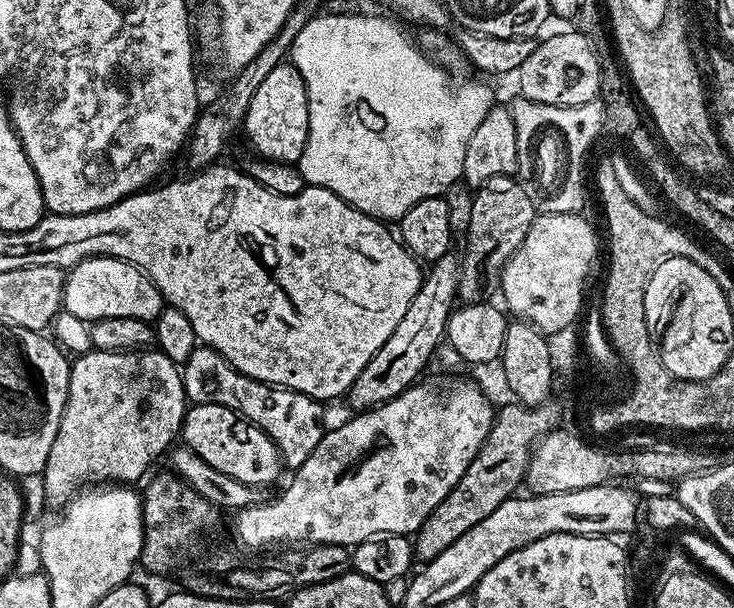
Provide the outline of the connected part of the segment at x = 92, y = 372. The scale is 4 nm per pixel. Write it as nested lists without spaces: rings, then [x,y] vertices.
[[[91,350],[84,355],[77,355],[71,365],[62,422],[58,422],[58,434],[54,434],[54,446],[50,446],[42,473],[44,496],[57,506],[67,504],[85,486],[99,486],[105,482],[128,486],[136,482],[132,480],[143,481],[149,475],[148,467],[152,460],[158,459],[160,455],[161,459],[173,447],[180,435],[186,411],[181,369],[158,350]]]

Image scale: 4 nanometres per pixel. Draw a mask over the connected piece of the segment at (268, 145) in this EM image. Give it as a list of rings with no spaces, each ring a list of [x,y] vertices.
[[[291,63],[274,66],[258,90],[254,90],[254,98],[250,98],[250,106],[244,115],[242,132],[248,135],[257,157],[274,160],[277,164],[295,165],[299,161],[308,137],[308,95],[304,79]]]

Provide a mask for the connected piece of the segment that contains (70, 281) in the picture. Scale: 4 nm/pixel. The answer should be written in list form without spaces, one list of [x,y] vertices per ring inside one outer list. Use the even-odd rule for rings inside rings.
[[[90,256],[70,269],[64,278],[63,311],[87,322],[106,318],[155,321],[162,297],[152,281],[132,264],[113,256]]]

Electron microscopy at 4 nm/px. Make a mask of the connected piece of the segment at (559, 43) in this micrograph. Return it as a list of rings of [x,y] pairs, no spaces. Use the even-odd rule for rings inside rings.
[[[569,30],[541,39],[530,58],[516,69],[514,79],[520,87],[519,95],[525,100],[555,108],[577,108],[599,97],[599,72],[598,57],[591,42],[582,33]]]

